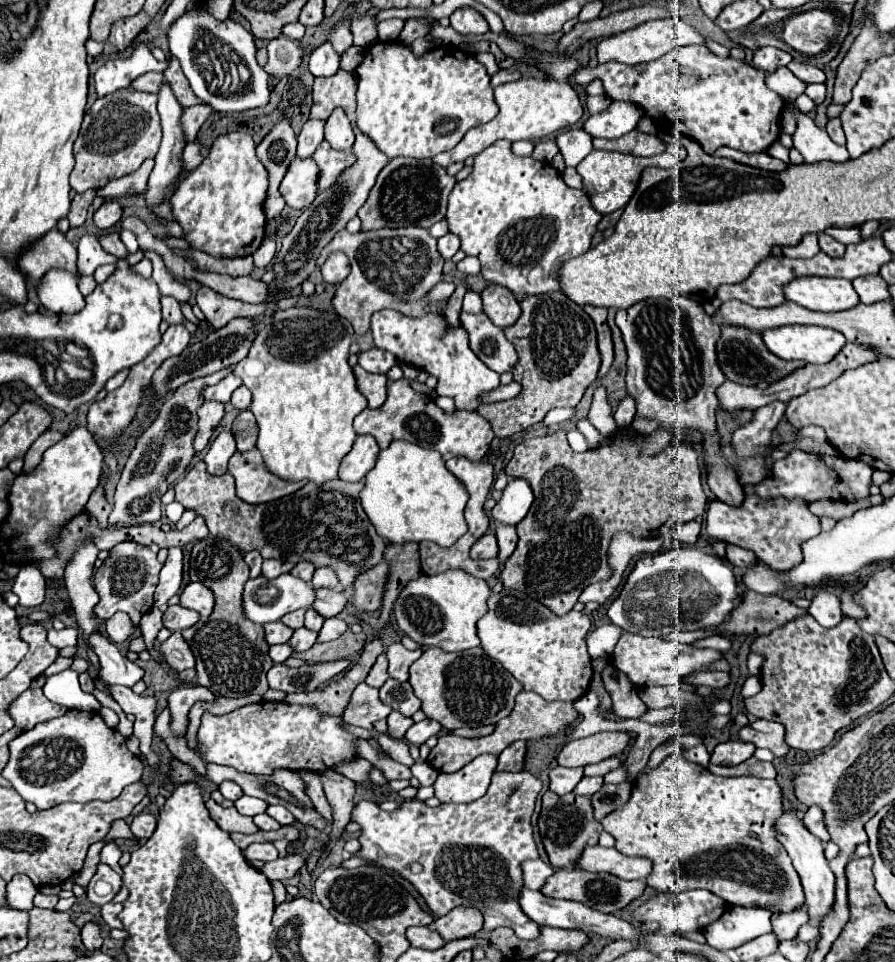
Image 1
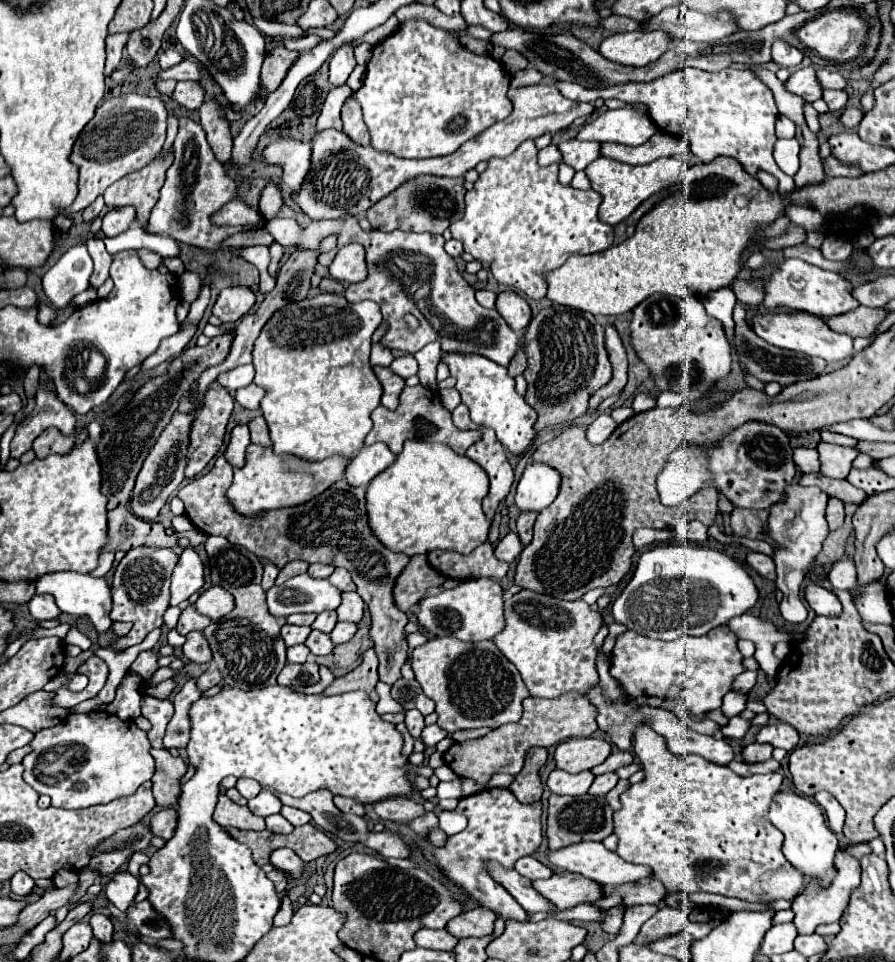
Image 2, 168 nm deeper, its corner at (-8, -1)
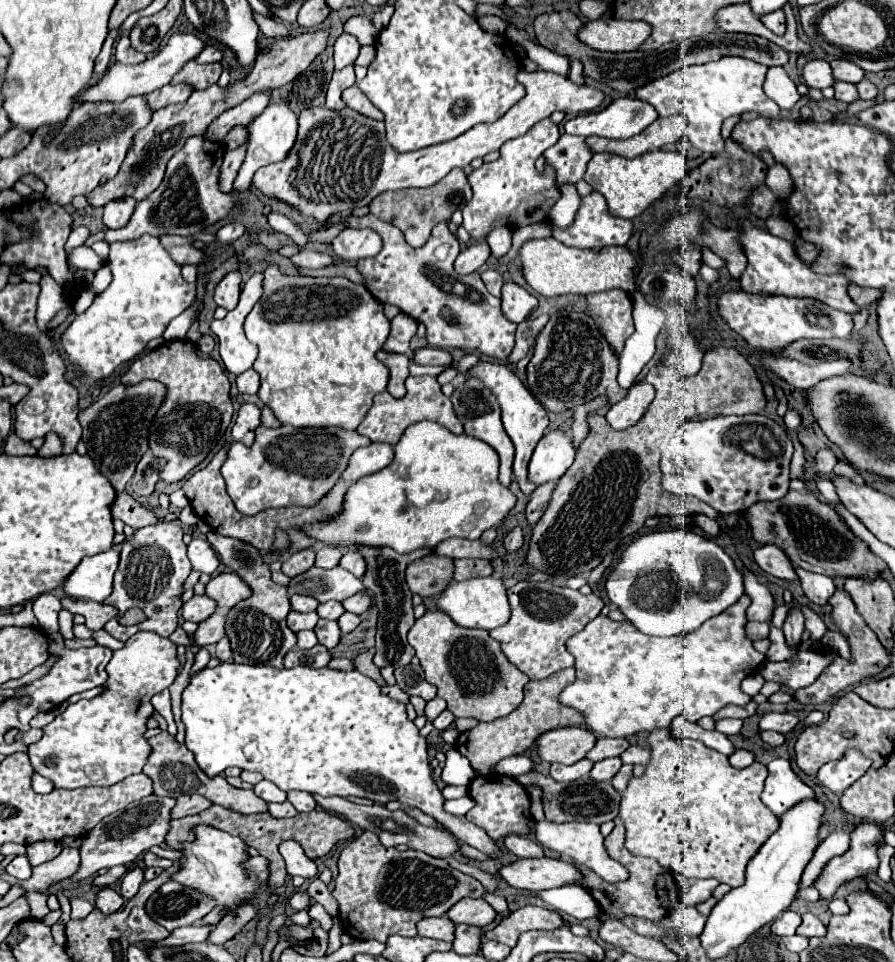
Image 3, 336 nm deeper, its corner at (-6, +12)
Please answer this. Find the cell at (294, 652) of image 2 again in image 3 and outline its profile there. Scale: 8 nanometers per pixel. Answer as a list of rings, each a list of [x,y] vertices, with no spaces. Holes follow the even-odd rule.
[[[302,630],[302,632],[298,632],[298,634],[296,634],[296,638],[298,638],[296,648],[312,648],[312,646],[316,646],[316,644],[318,644],[316,634],[314,634],[312,630]]]

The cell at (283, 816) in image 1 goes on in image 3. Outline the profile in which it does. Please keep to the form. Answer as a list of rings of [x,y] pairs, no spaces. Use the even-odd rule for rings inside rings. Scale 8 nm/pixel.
[[[290,790],[288,792],[288,802],[298,810],[298,812],[312,812],[318,804],[314,802],[310,792],[298,792],[298,790]]]

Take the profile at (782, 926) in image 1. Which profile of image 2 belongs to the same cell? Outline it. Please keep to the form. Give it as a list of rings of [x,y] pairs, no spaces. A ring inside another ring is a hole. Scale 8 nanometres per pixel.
[[[838,851],[836,859],[834,859],[834,867],[836,867],[836,877],[834,877],[834,881],[830,881],[830,885],[818,885],[818,881],[808,881],[804,891],[792,903],[792,911],[796,913],[794,925],[798,927],[800,935],[814,933],[814,929],[822,923],[840,921],[840,917],[848,905],[848,897],[850,897],[852,889],[856,889],[860,885],[860,861],[856,857],[852,857],[844,851]]]

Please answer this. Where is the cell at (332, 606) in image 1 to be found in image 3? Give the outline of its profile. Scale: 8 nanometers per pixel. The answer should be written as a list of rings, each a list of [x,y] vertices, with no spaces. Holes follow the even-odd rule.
[[[366,592],[354,594],[354,596],[350,596],[350,598],[346,598],[346,600],[342,602],[342,606],[344,606],[348,612],[352,612],[352,614],[364,614],[364,612],[370,608],[370,604],[372,604],[372,600],[370,600],[370,596],[368,596]]]

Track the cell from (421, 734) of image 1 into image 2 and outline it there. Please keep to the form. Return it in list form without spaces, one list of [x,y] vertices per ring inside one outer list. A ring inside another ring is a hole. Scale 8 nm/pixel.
[[[438,725],[424,727],[424,731],[422,731],[422,741],[424,741],[424,745],[436,745],[436,743],[442,741],[444,737],[448,737],[448,733],[446,733],[444,729],[440,729]]]

